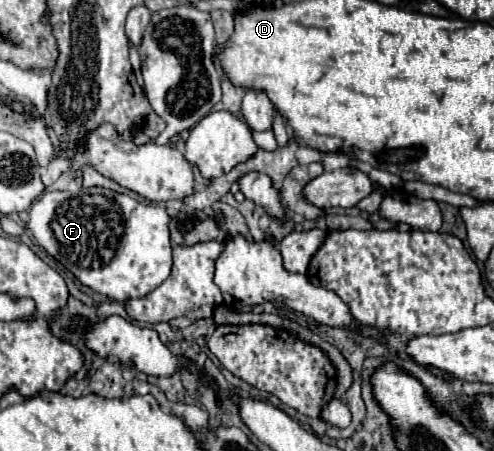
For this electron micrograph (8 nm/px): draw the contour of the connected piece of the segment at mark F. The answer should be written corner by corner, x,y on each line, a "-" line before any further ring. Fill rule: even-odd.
79,188
75,192
45,192
29,212
27,230
35,242
45,248
57,262
61,262
75,278
107,296
109,300
125,304
131,298
143,298
155,290
171,272
171,242
169,242
169,216
163,206
139,204
127,194
117,194
105,188

